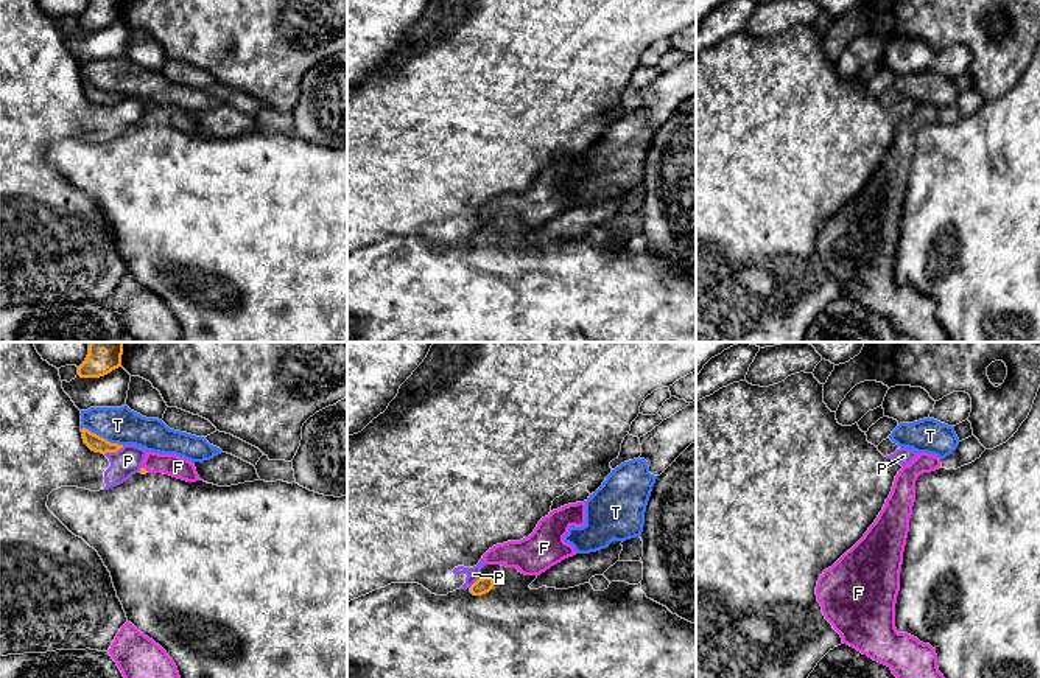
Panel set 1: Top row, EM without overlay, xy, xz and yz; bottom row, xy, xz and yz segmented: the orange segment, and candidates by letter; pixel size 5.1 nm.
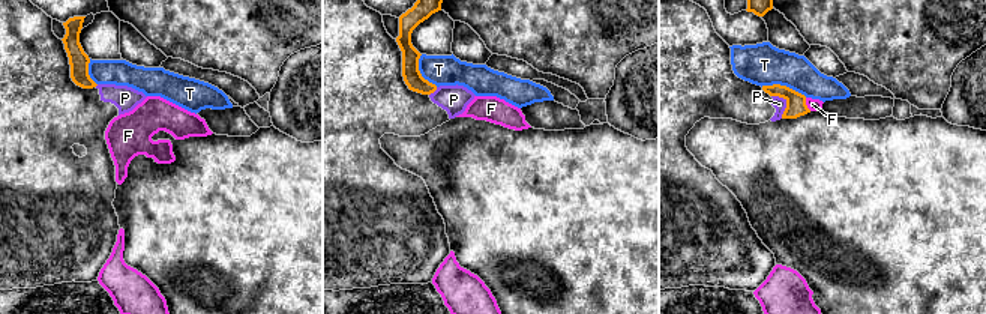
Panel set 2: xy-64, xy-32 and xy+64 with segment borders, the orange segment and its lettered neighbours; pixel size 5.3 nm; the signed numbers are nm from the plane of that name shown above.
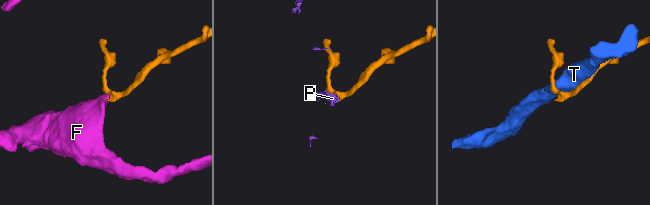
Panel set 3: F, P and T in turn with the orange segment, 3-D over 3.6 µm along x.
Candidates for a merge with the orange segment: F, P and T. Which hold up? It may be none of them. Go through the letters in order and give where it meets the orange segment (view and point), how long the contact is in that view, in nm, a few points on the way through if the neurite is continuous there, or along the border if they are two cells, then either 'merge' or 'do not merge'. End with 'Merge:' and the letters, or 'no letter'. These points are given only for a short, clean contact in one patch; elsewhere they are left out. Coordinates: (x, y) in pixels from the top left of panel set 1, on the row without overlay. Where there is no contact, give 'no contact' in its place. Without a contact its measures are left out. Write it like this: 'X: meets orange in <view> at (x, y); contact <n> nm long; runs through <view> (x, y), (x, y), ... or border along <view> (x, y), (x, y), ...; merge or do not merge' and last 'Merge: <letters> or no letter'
F: meets orange in xy at (144, 120); contact 50 nm long; runs through xy (142, 122), (144, 120), (178, 118); merge
P: meets orange in xy at (114, 103); contact 120 nm long; border along xy (123, 97), (105, 106); do not merge
T: meets orange in xy at (101, 89); contact 240 nm long; do not merge
Merge: F

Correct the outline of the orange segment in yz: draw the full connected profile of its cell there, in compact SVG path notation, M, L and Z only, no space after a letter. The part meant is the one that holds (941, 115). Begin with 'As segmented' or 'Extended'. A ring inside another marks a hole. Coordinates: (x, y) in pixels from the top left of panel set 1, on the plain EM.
Extended. M928 104L917 106L909 117L905 117L895 128L892 143L875 174L850 202L824 222L816 238L822 264L841 286L842 295L887 317L898 333L917 342L950 342L947 331L939 323L936 302L895 280L895 255L909 170L915 154L915 132L920 126L937 120L942 120L940 110Z

